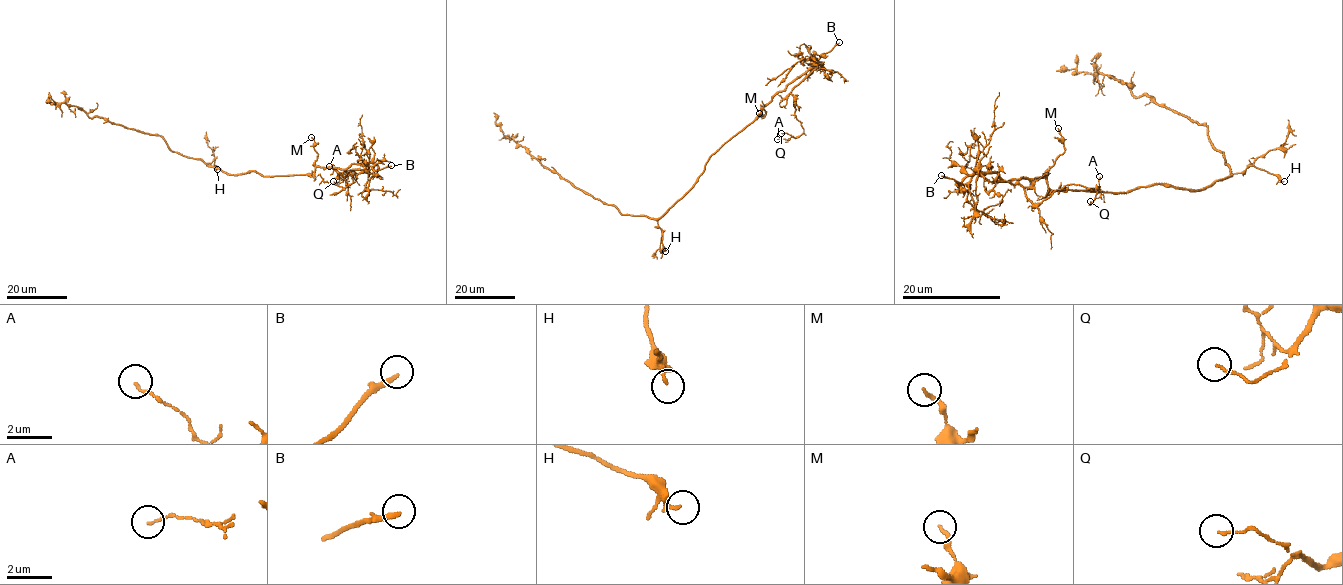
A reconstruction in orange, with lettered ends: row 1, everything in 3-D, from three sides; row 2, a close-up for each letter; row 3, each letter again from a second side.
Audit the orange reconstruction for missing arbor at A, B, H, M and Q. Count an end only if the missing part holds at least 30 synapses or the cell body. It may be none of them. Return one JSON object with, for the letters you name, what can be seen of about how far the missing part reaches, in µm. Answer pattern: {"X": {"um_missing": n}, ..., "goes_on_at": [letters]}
{"B": {"um_missing": 60}, "goes_on_at": ["B"]}

